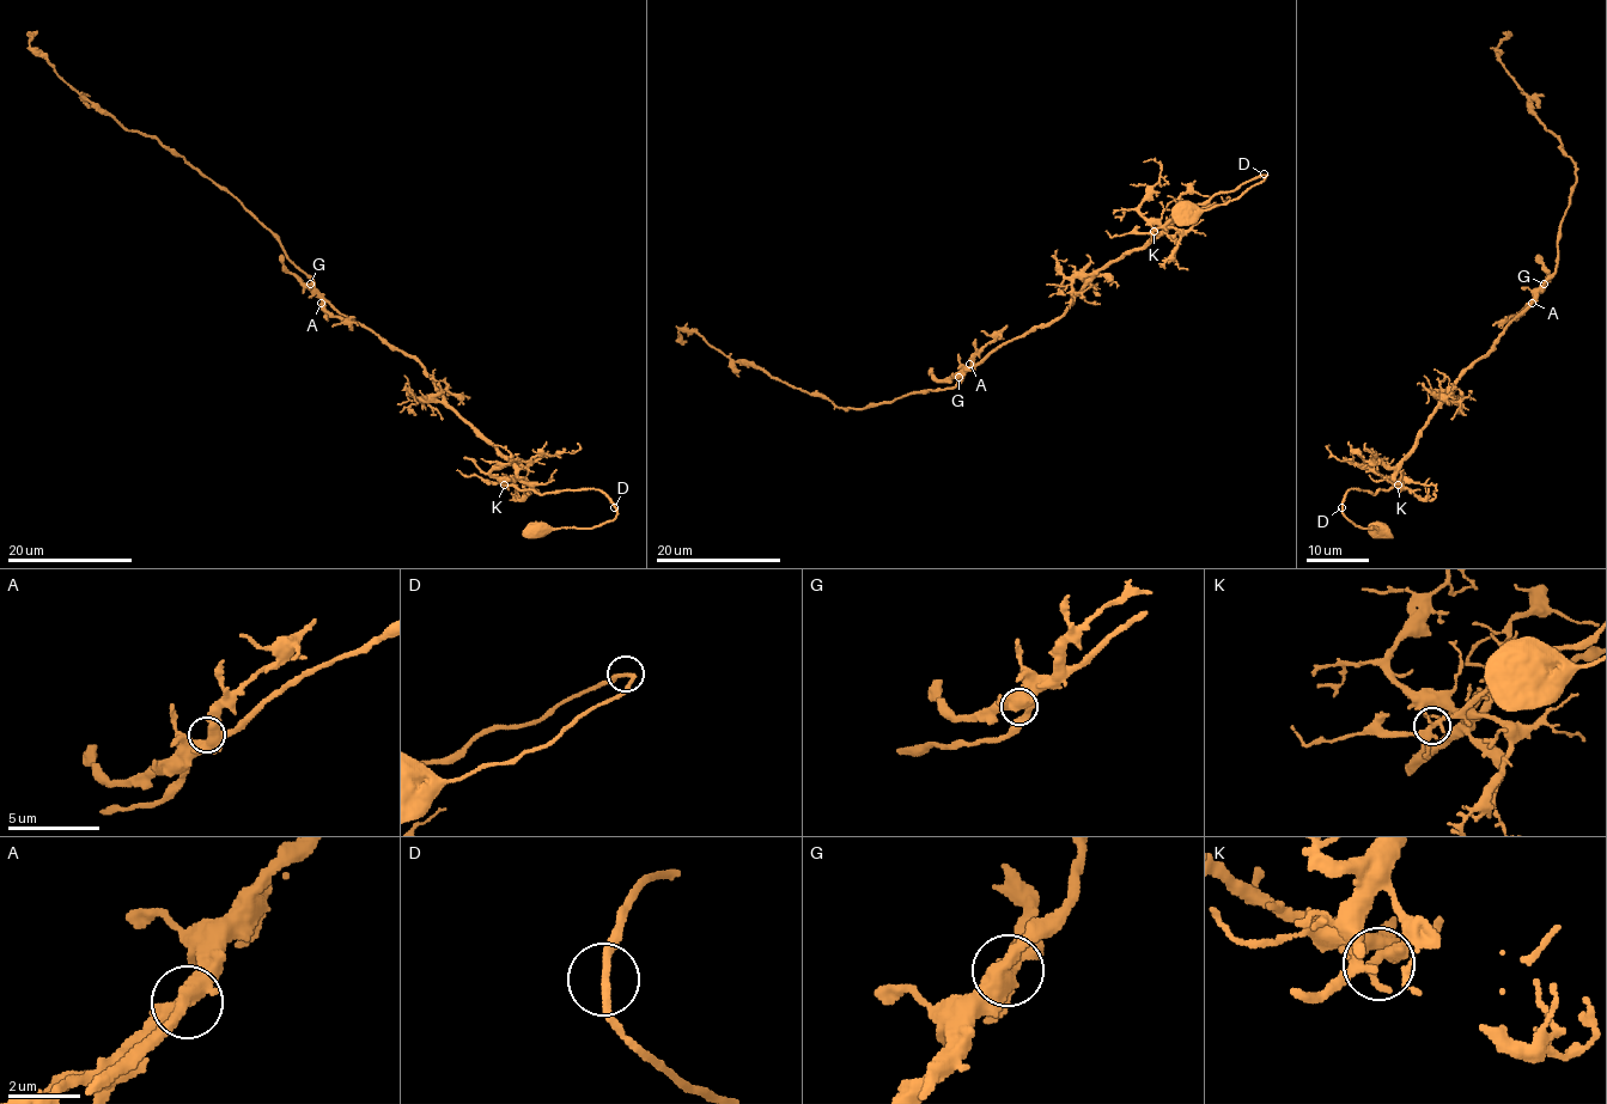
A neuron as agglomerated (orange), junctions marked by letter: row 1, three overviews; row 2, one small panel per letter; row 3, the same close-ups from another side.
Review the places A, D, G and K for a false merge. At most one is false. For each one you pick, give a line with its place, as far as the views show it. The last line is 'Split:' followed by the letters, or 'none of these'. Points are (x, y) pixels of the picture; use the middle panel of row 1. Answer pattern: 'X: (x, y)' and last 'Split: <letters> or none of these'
Split: none of these

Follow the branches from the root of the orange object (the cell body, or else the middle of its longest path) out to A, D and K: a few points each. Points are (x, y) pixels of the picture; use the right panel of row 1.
A: (1380, 528), (1347, 519), (1341, 511), (1345, 494), (1375, 494), (1393, 485), (1395, 469), (1450, 386), (1532, 303)
D: (1380, 528), (1377, 525), (1377, 528), (1357, 526), (1345, 516), (1341, 506)
K: (1380, 528), (1377, 525), (1377, 528), (1357, 526), (1341, 511), (1341, 500), (1350, 489), (1375, 494), (1398, 485)

